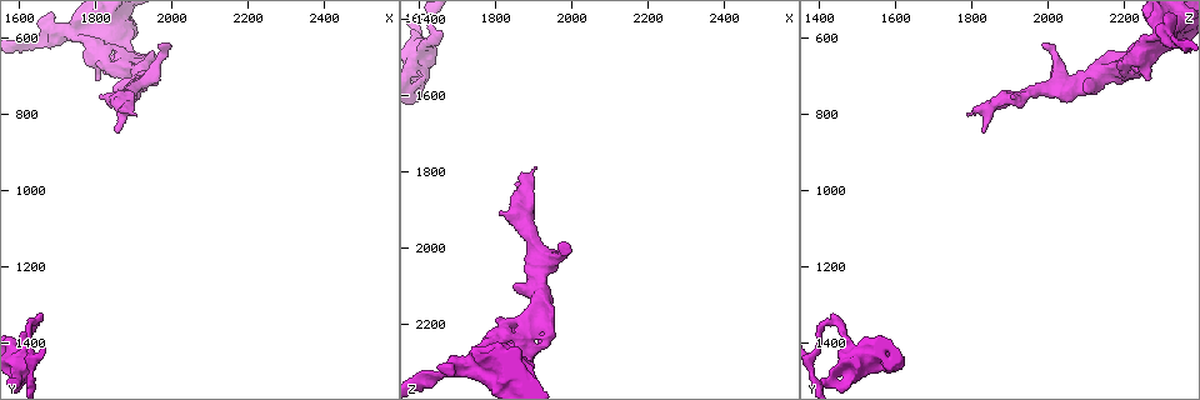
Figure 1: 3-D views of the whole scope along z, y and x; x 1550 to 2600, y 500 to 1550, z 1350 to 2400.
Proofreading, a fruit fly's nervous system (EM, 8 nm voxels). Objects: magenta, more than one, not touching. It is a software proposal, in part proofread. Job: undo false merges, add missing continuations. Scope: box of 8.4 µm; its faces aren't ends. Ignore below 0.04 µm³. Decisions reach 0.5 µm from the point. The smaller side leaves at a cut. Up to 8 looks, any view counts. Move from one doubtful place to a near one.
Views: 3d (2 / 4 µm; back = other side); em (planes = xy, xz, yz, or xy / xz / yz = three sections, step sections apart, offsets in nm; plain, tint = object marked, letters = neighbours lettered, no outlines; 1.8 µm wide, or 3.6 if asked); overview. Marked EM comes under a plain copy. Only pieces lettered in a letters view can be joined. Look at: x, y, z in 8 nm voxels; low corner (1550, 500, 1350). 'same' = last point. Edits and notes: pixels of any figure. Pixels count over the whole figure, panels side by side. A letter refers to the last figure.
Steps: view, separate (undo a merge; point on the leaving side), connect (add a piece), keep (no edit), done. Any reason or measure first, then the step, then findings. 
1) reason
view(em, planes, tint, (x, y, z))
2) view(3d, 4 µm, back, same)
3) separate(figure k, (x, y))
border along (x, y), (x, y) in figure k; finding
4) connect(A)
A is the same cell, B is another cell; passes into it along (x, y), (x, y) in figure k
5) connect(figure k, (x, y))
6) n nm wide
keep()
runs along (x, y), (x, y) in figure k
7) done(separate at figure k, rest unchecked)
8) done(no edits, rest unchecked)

free end
view(em, planes, letters, (1990, 620, 1990))

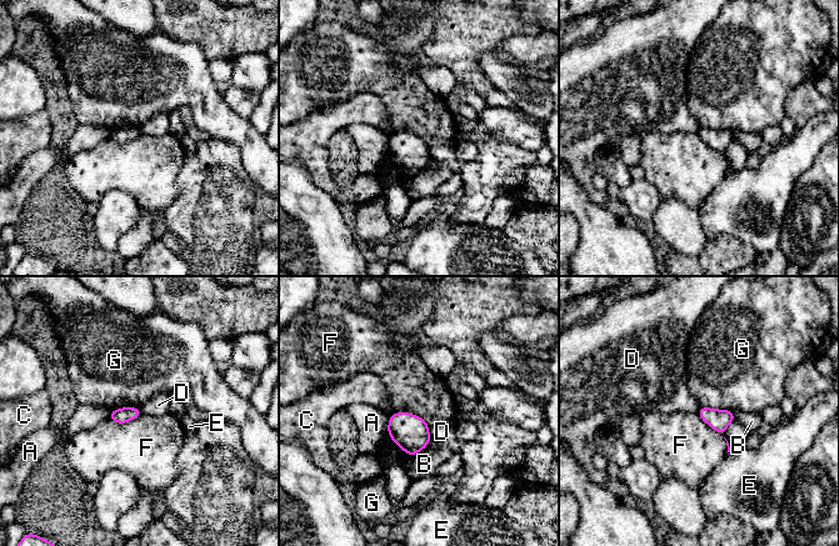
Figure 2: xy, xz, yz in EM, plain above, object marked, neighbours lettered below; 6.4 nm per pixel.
keep()
A, B, C, D, E, F and G are other cells; none of them fits

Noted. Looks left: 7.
view(3d, 2 µm, (1705, 595, 2315))

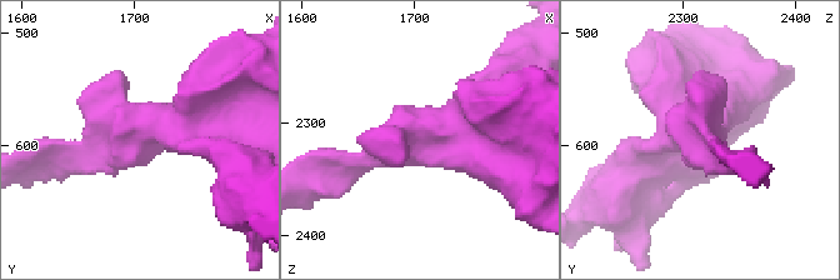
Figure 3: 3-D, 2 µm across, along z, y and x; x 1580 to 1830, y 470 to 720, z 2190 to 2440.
now the EM
view(em, xz, step 16, tint, (1696, 592, 2316))

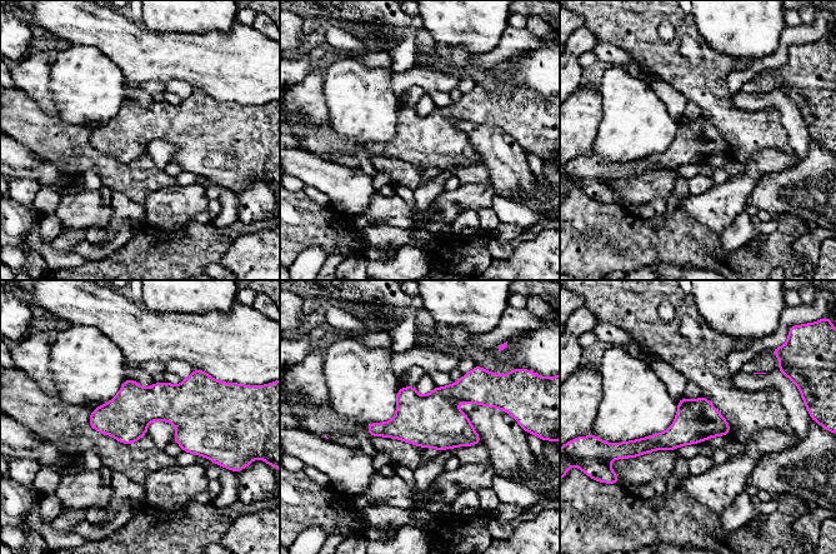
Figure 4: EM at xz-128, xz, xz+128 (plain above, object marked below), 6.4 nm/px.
view(em, xz, step 16, letters, same)

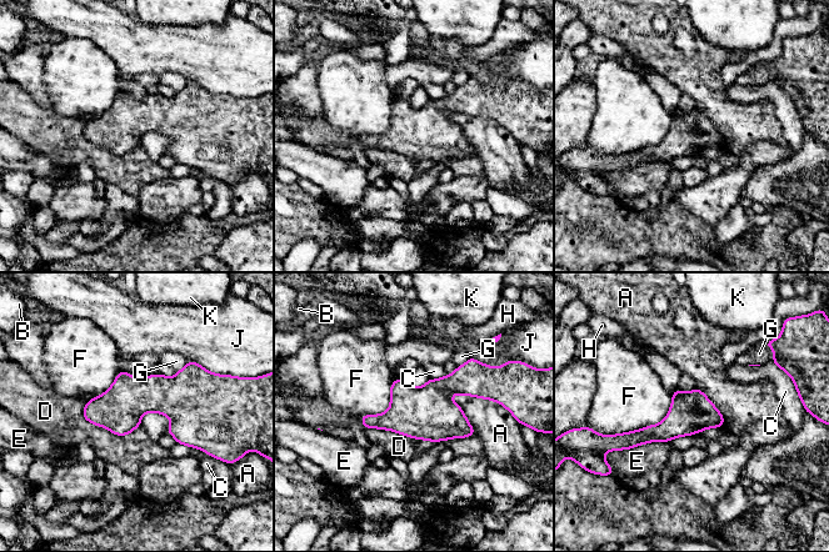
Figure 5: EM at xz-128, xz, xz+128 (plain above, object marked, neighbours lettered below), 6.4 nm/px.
arms of 170, 420 nm
keep()
A, B, C, D, E, F, G, H, J and K are other cells; continuous, no second neuron

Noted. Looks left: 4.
abrupt turn
view(em, yz, step 4, tint, (1640, 1355, 1435))

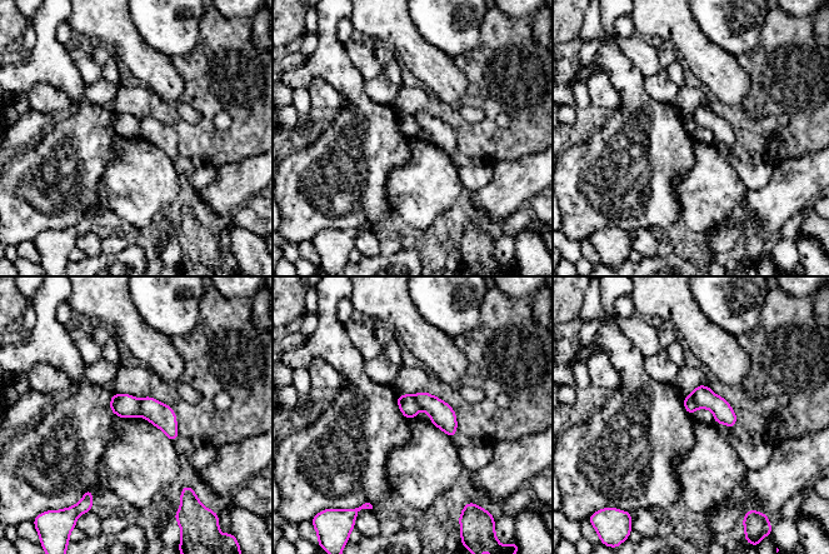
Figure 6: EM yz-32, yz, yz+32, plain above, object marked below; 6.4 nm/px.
view(em, planes, letters, same)

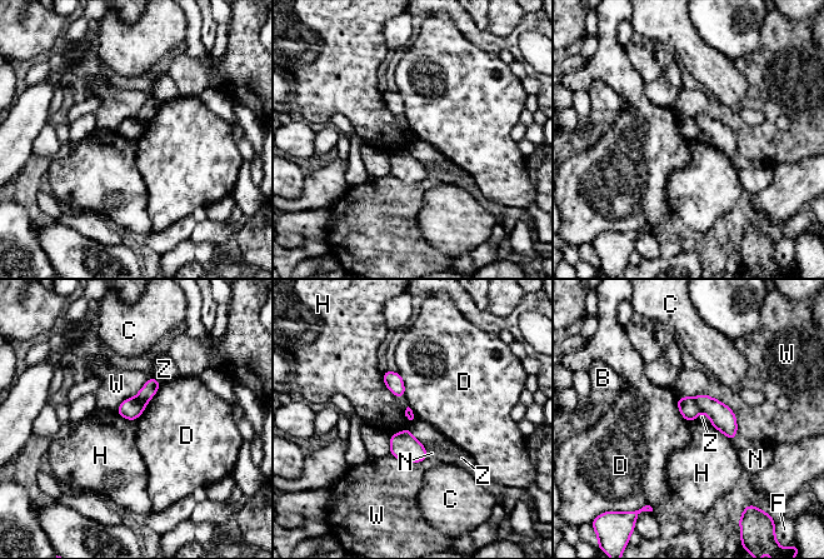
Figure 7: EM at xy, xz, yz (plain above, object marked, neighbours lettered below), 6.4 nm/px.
140 nm wide
separate(figure 7, (688, 408))
B, C, D, F, H, N, W and Z are other cells; two neurons meet here

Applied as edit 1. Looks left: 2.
done(separate at figure 7, rest unchecked)

